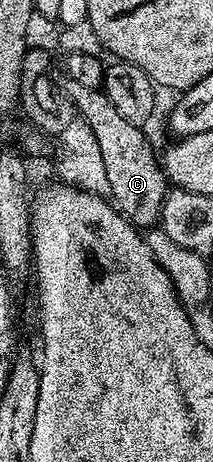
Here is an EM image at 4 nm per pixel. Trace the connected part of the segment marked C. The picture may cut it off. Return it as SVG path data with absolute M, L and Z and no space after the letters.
M65 74L57 75L55 80L58 88L74 103L79 117L90 124L96 136L106 166L106 177L111 190L110 198L115 207L135 227L148 228L155 225L161 217L163 200L170 186L157 153L154 154L143 134L145 131L139 125L121 117L105 91L82 86L80 82Z

